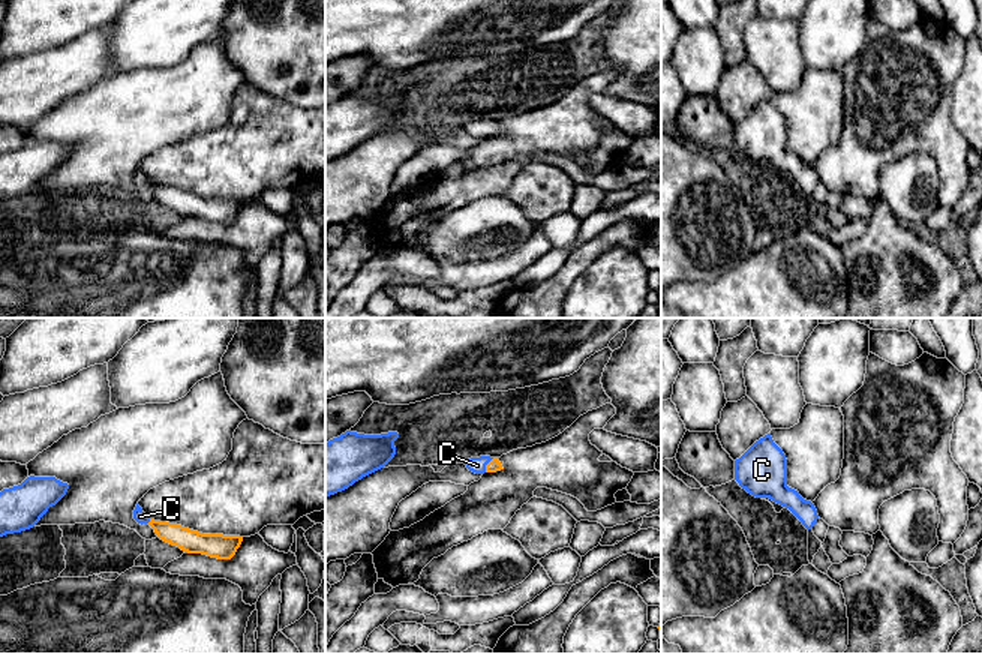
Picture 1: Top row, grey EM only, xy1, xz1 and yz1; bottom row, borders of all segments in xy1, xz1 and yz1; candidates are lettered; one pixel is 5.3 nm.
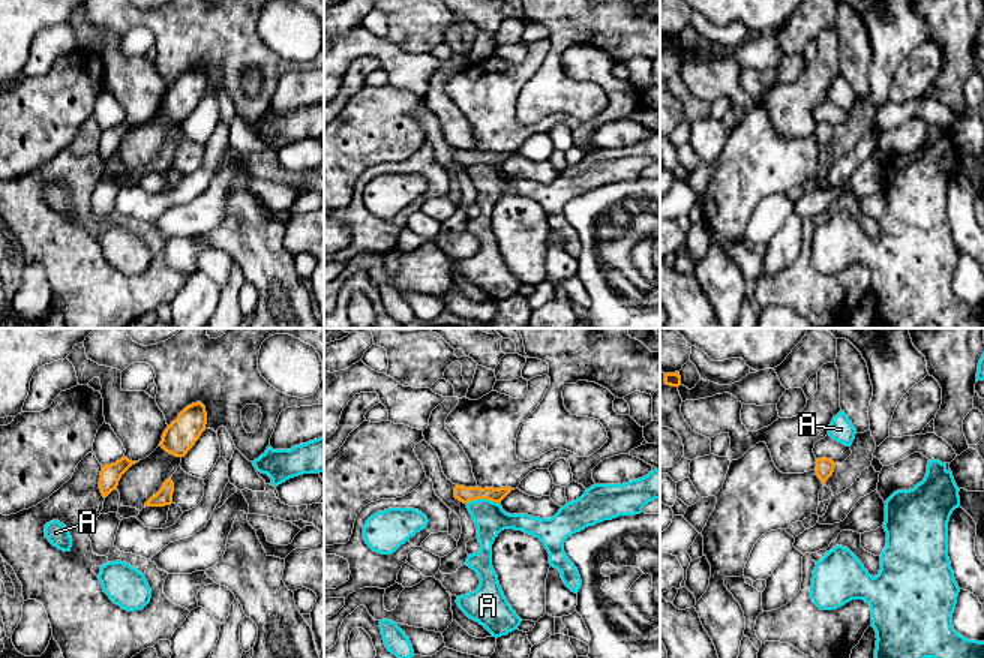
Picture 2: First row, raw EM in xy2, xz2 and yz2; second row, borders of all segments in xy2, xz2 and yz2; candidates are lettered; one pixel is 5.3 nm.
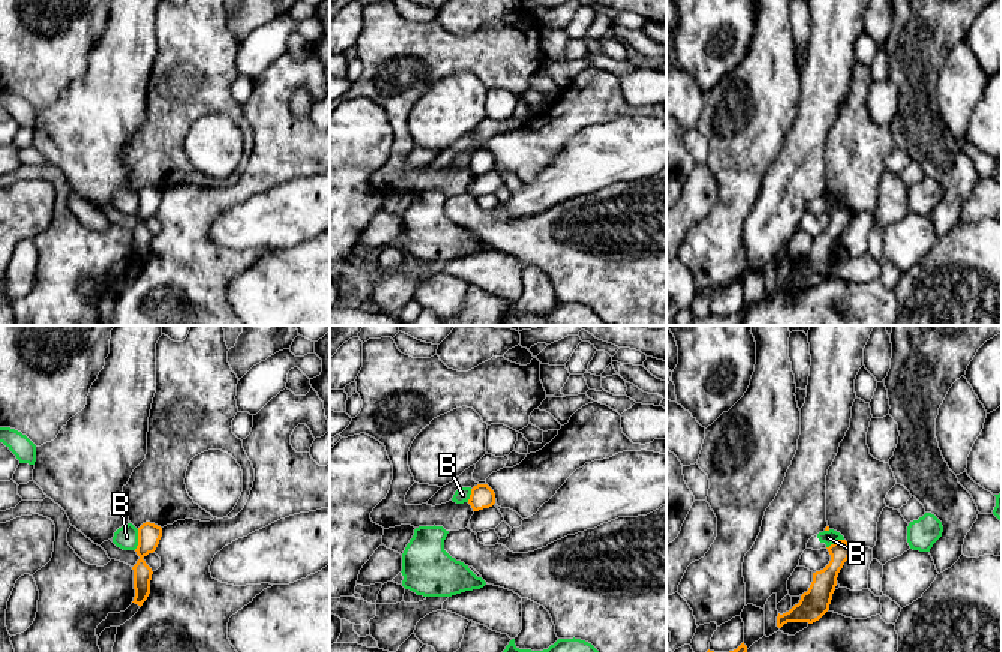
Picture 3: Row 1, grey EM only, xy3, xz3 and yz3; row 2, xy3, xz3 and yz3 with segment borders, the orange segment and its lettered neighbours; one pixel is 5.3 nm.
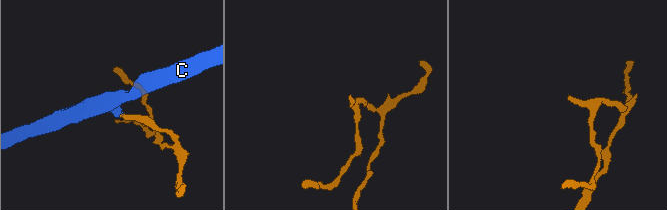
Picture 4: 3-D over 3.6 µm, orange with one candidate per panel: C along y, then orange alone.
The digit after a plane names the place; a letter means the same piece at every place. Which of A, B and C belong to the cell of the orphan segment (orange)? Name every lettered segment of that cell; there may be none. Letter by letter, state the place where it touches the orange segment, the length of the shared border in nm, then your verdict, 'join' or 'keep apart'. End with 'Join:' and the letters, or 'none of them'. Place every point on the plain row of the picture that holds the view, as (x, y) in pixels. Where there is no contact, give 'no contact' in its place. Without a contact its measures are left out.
A: contact xz2 (482, 162); length 180 nm; keep apart
B: contact xy3 (138, 204); length 110 nm; keep apart
C: contact xz1 (486, 129); length 90 nm; join
Join: C

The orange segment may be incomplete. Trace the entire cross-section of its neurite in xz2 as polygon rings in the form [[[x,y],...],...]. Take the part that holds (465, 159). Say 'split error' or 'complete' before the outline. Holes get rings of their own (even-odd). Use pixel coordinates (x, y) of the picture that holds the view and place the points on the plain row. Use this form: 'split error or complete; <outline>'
complete; [[[456,148],[454,162],[464,168],[468,168],[476,163],[488,163],[488,165],[500,168],[512,154],[514,154],[514,153],[512,153],[512,151],[500,151],[500,153],[484,151],[484,153],[482,153],[482,151],[465,151],[465,150]]]

